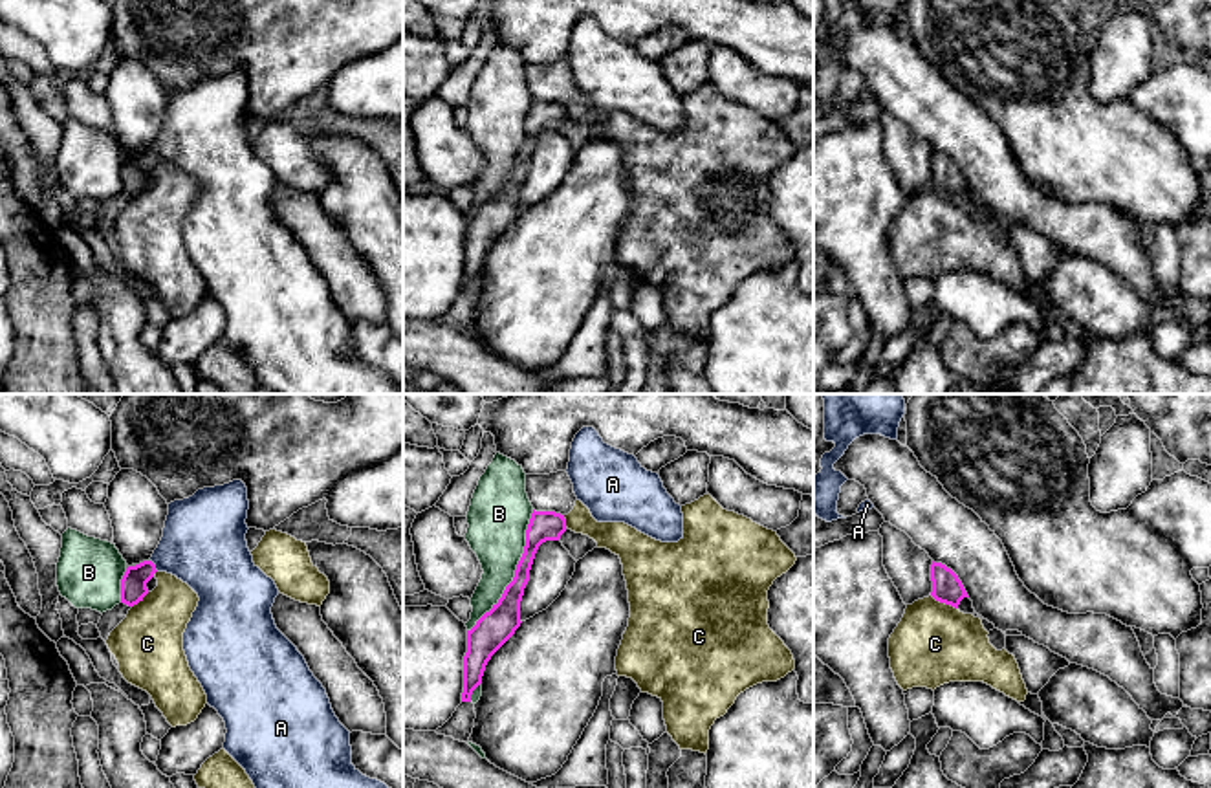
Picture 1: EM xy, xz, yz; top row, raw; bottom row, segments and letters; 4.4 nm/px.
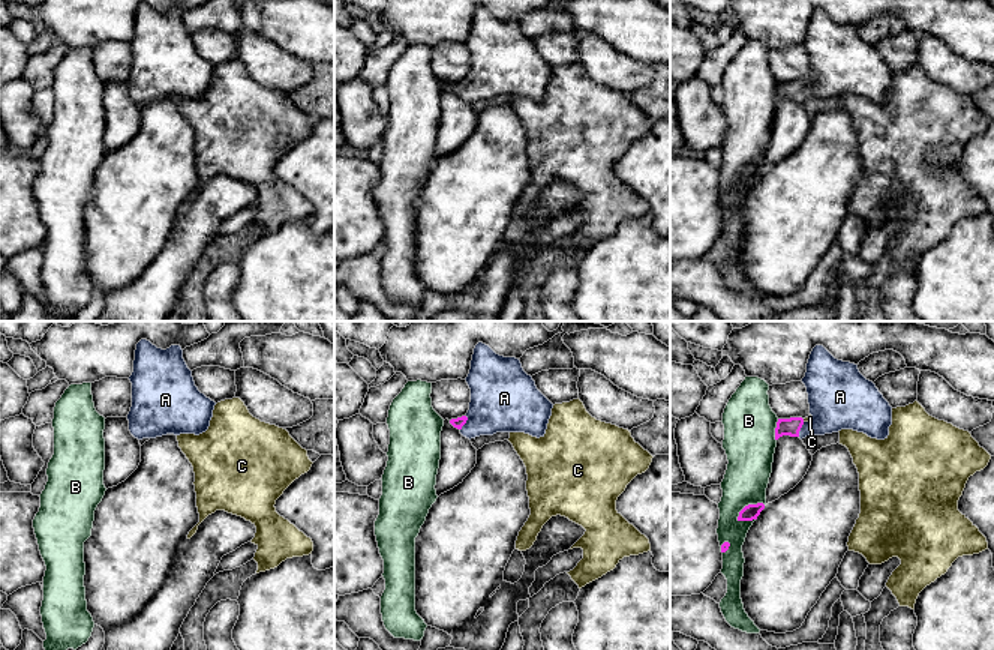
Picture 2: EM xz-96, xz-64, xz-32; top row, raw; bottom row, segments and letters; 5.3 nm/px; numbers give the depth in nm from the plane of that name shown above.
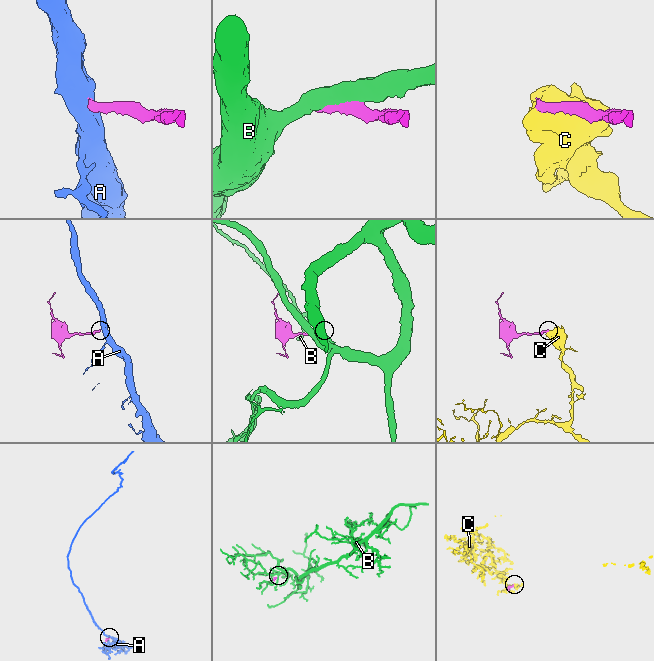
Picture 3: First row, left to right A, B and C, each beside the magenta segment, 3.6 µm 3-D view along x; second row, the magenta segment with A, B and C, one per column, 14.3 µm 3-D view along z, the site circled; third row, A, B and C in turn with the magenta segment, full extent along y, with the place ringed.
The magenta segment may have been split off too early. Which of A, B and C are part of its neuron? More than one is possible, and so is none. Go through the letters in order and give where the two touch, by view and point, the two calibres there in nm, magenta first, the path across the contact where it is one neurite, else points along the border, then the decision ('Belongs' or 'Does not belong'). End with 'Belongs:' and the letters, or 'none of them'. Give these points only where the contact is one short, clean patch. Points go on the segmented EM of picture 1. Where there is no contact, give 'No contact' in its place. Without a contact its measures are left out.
A: Touches magenta at xy (154, 565). Thickness 110 nm (magenta) against 360 nm. Path across: xy (134, 581), (154, 565), (204, 543). Belongs
B: Touches magenta at xz (515, 570). Thickness 150 nm (magenta) against 260 nm. Does not belong
C: Touches magenta at yz (944, 601). Thickness 130 nm (magenta) against 360 nm. Boundary: yz (931, 594), (957, 609). Does not belong
Belongs: A

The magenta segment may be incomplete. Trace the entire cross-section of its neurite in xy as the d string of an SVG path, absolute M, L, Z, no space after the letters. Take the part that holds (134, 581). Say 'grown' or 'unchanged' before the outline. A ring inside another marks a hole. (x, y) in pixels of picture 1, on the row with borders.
grown; M242 480L170 502L152 557L128 566L121 579L121 603L134 607L143 601L156 572L176 575L198 594L198 607L183 632L183 651L207 704L225 722L224 750L245 770L255 788L388 788L352 764L350 731L335 717L326 689L304 656L277 629L271 607L278 588L253 563L245 541L247 509Z

